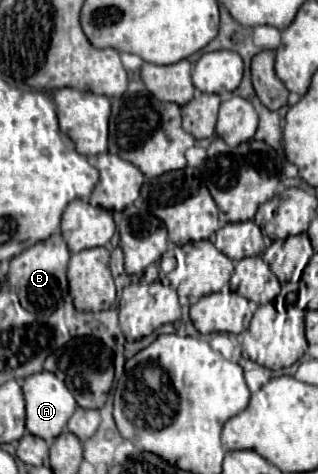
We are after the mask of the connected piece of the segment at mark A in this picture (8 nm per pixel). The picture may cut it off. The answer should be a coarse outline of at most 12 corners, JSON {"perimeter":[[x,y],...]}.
{"perimeter":[[46,370],[26,376],[26,430],[52,442],[76,408]]}

